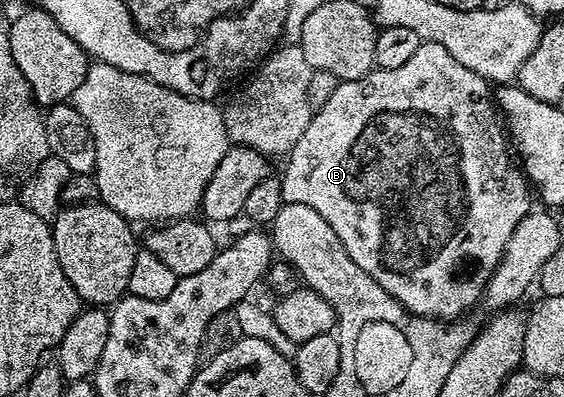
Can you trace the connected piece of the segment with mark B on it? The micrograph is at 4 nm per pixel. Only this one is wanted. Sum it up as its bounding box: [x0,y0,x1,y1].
[279,42,530,321]

